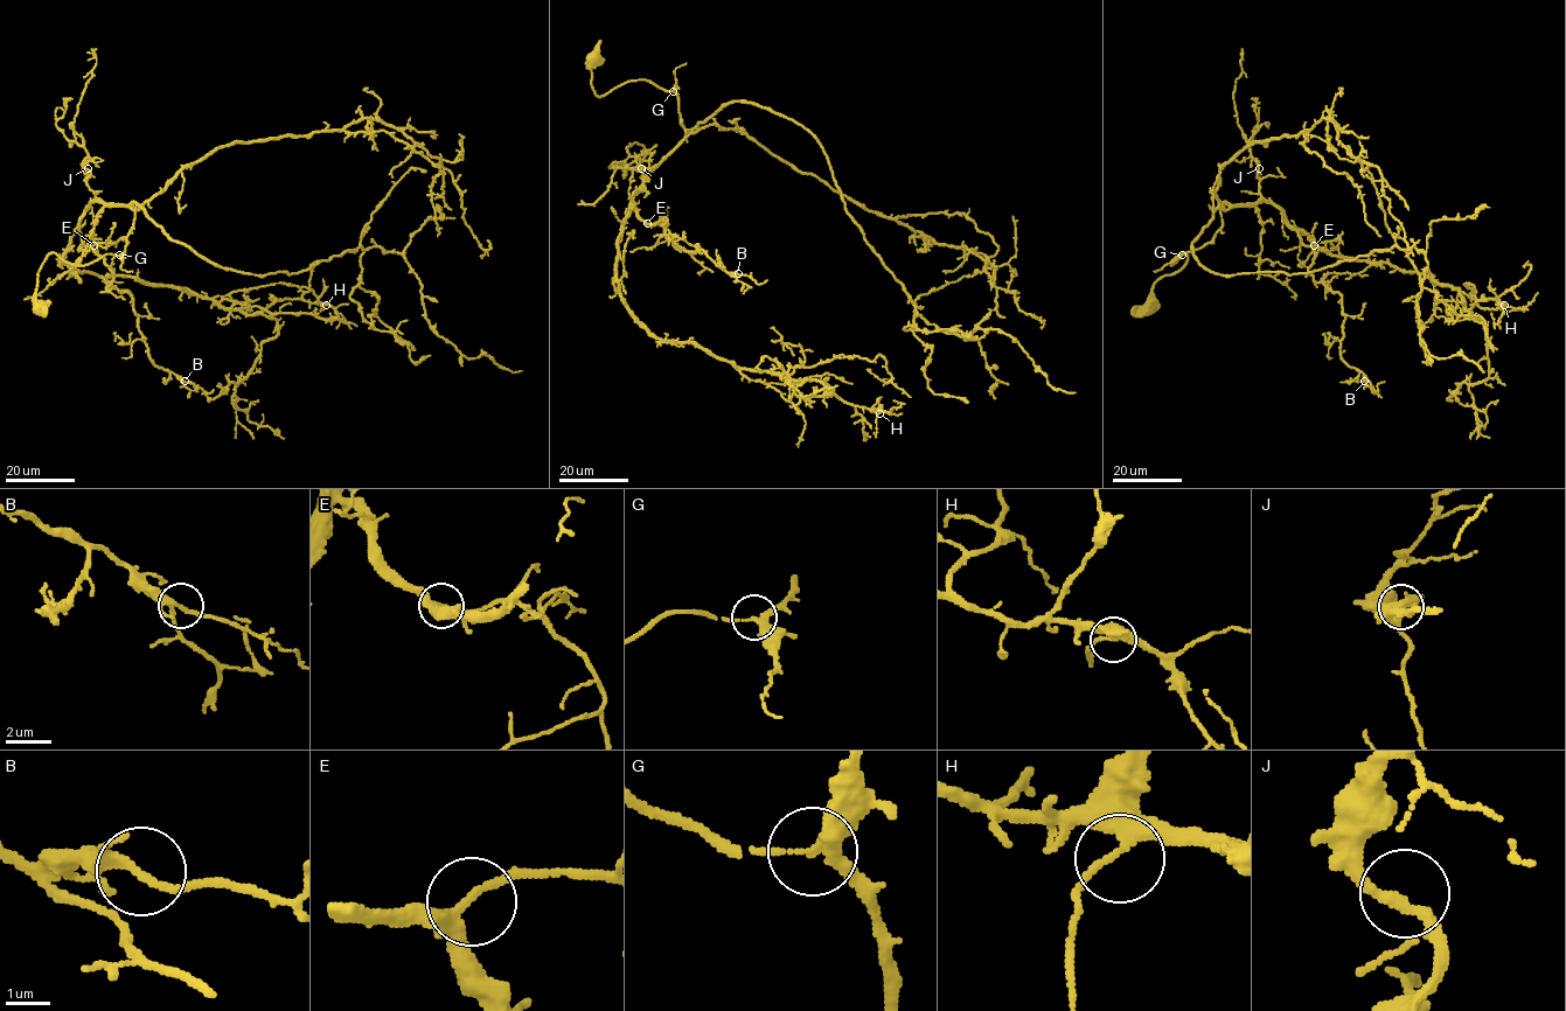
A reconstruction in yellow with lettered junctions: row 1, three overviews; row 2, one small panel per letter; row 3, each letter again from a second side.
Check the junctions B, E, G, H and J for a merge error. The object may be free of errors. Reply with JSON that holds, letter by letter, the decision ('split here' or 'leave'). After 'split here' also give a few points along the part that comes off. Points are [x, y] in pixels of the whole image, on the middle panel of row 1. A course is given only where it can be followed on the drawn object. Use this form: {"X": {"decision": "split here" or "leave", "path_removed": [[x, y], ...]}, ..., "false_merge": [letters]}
{"B": {"decision": "leave"}, "E": {"decision": "leave"}, "G": {"decision": "leave"}, "H": {"decision": "leave"}, "J": {"decision": "leave"}, "false_merge": []}

